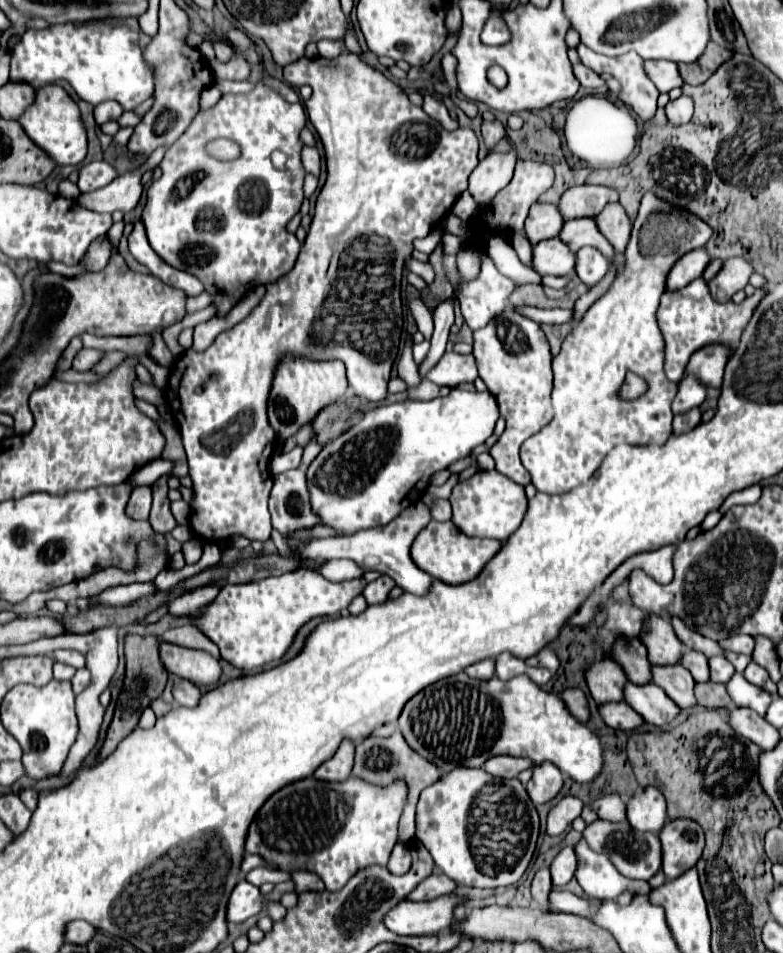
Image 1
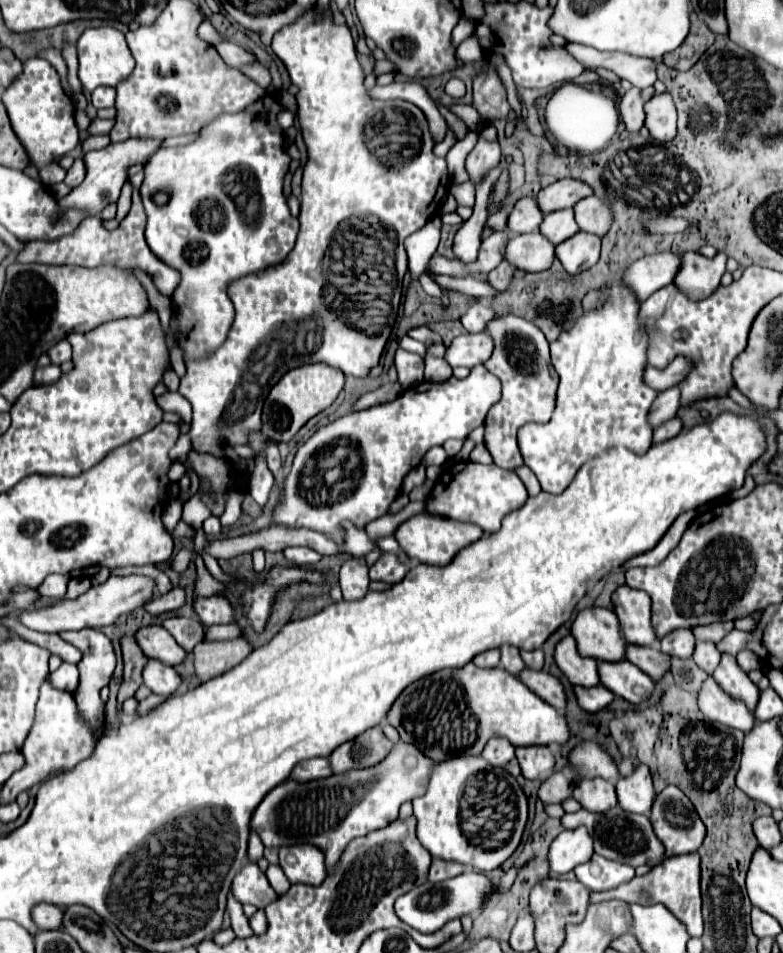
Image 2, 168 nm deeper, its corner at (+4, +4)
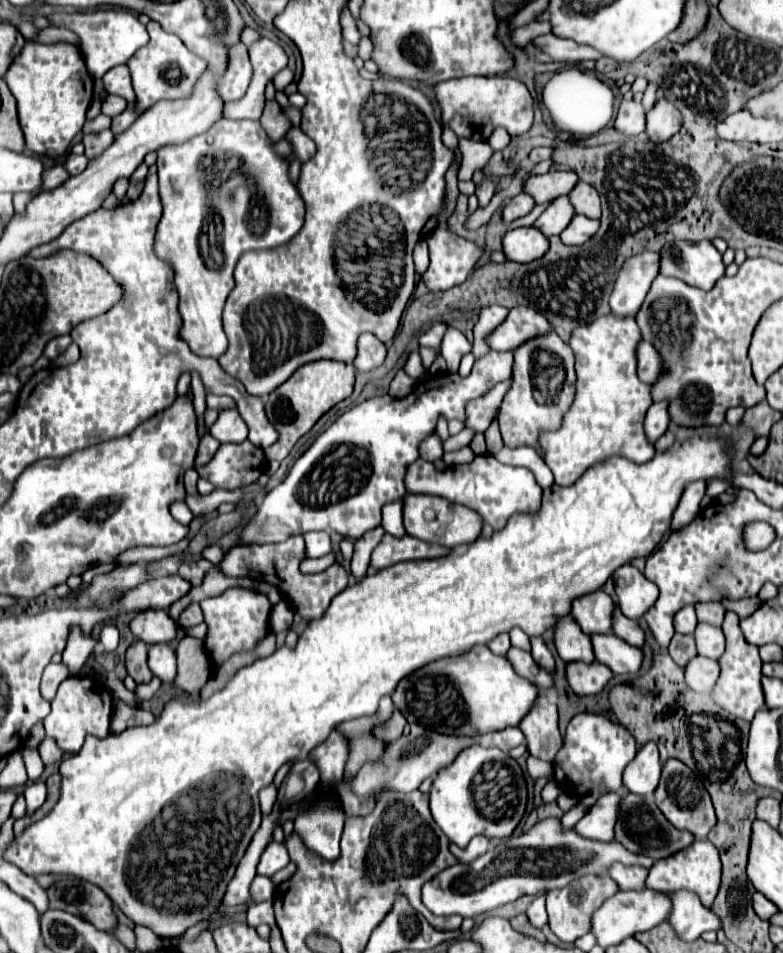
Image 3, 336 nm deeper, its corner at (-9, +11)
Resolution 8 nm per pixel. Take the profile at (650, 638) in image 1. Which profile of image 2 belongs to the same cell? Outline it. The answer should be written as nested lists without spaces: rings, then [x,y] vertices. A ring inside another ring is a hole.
[[[619,586],[613,592],[615,612],[621,620],[623,636],[635,646],[653,646],[659,642],[651,622],[651,598],[629,586]]]

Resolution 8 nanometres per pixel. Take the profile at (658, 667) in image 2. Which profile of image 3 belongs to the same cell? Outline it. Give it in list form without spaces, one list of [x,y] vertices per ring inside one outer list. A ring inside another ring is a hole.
[[[616,605],[616,611],[614,611],[614,633],[630,645],[636,645],[636,647],[644,645],[644,633],[642,633],[638,621],[626,619],[626,615],[622,615],[618,605]]]

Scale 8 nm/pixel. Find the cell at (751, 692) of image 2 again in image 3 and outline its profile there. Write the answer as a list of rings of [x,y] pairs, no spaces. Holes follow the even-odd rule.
[[[726,611],[726,619],[722,623],[722,631],[726,637],[726,649],[724,649],[722,657],[718,659],[720,677],[718,677],[718,683],[714,685],[714,691],[710,693],[710,697],[718,707],[730,711],[732,715],[746,719],[746,721],[752,721],[756,711],[764,707],[764,691],[760,685],[762,659],[758,655],[758,647],[754,647],[752,643],[746,643],[738,621],[740,619],[734,611]]]

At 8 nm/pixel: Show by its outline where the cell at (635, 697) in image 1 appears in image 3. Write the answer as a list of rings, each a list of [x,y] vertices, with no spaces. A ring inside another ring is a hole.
[[[592,635],[590,637],[598,663],[610,667],[612,673],[636,673],[642,663],[642,651],[616,635]]]

